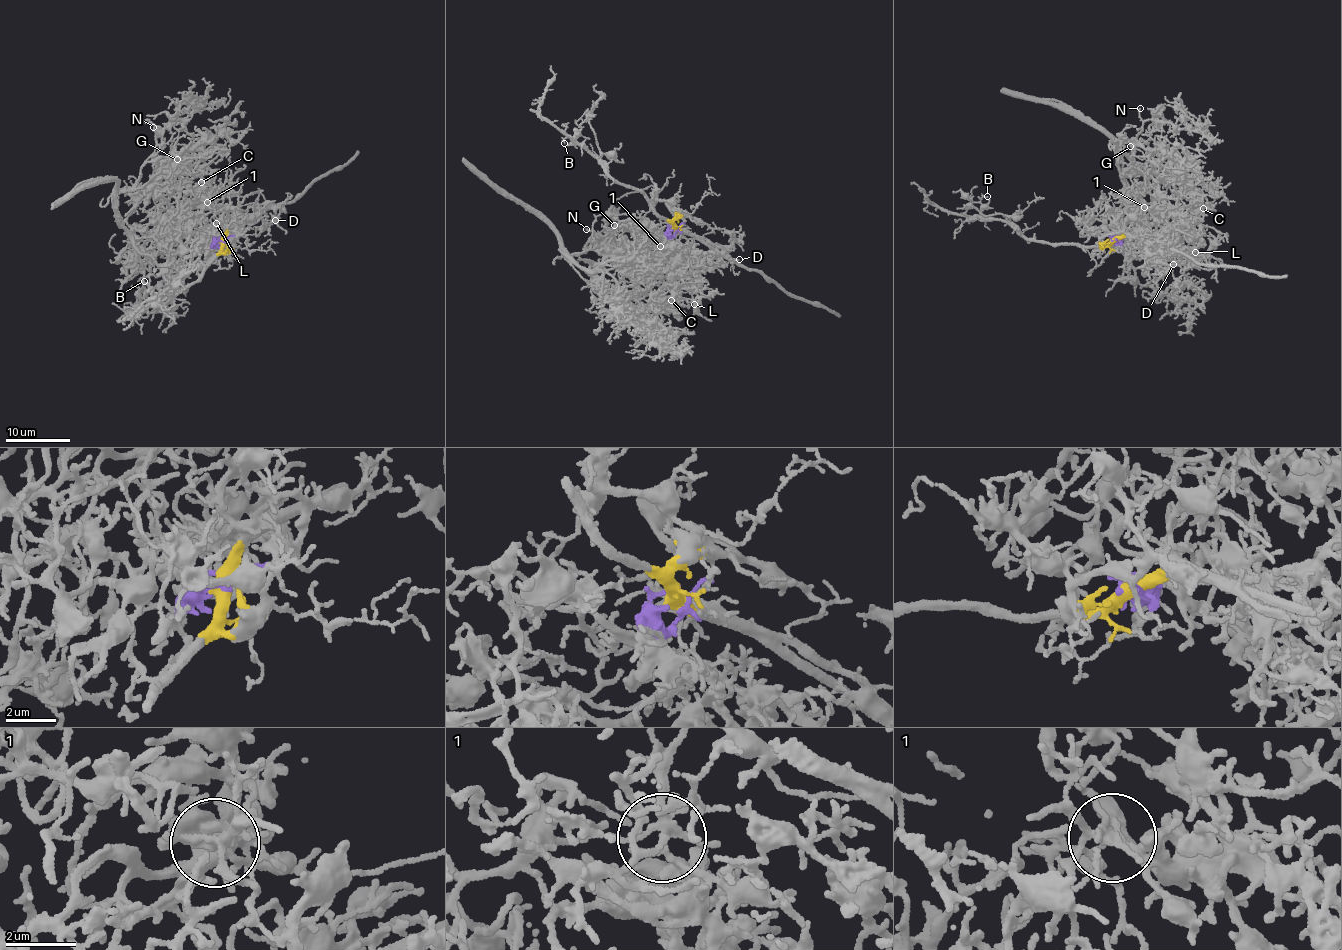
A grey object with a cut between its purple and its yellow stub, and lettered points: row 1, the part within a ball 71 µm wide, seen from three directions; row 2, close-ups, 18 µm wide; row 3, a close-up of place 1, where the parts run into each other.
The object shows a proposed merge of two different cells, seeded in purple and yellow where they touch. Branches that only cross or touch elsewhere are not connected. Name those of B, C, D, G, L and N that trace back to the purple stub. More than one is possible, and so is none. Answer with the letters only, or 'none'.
C, G, L, N

